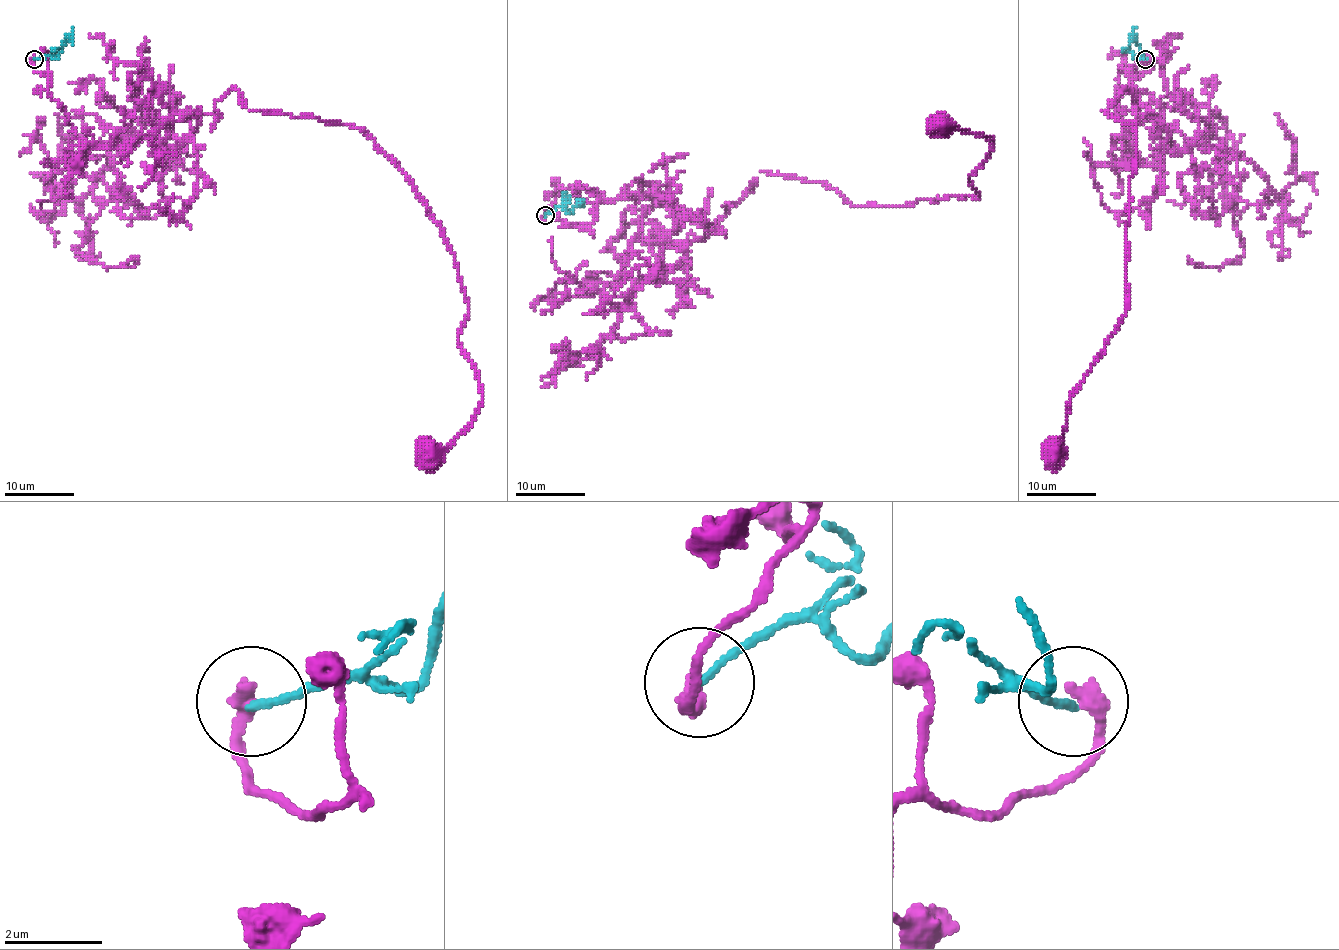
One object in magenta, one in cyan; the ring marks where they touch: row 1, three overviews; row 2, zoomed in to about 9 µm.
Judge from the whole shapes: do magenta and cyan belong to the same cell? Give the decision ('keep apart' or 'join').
keep apart

